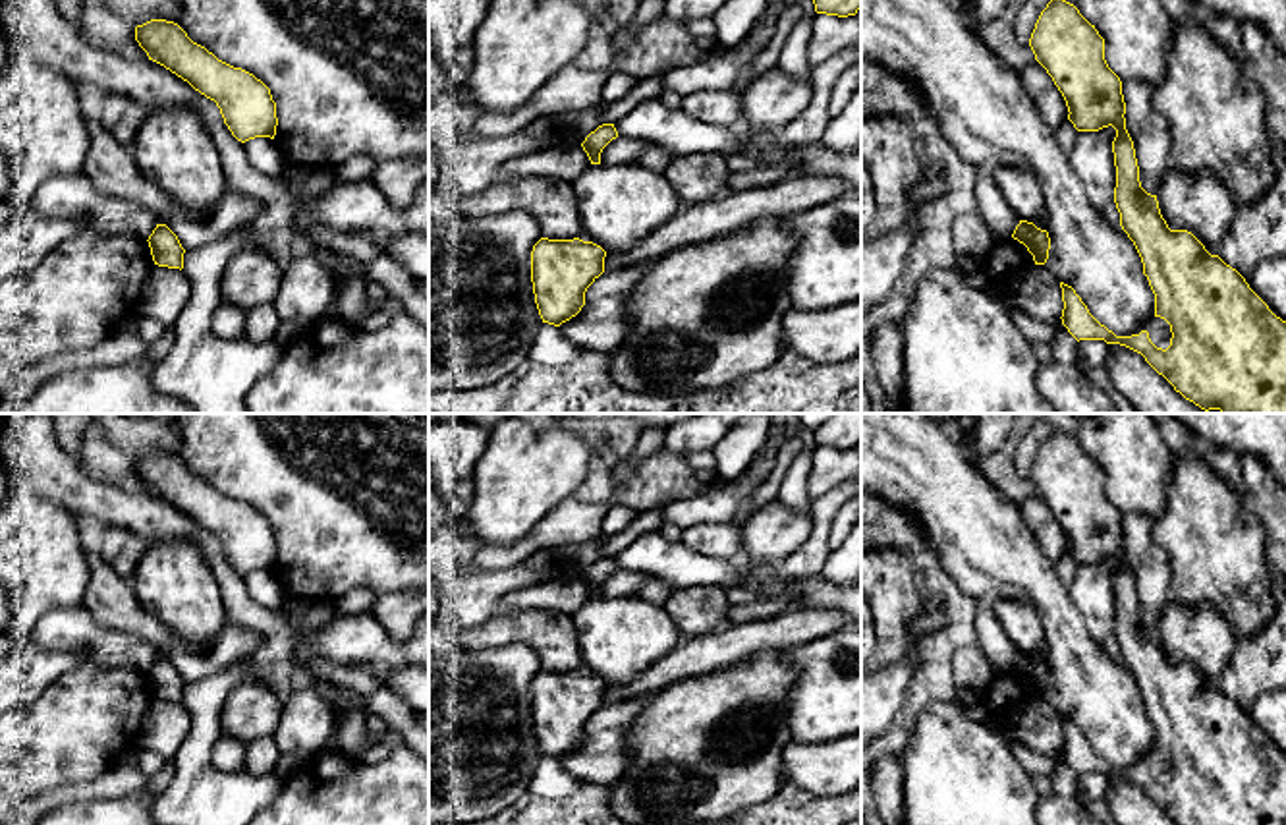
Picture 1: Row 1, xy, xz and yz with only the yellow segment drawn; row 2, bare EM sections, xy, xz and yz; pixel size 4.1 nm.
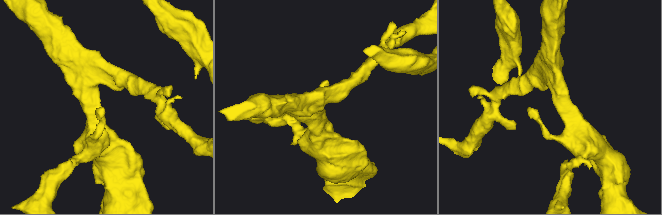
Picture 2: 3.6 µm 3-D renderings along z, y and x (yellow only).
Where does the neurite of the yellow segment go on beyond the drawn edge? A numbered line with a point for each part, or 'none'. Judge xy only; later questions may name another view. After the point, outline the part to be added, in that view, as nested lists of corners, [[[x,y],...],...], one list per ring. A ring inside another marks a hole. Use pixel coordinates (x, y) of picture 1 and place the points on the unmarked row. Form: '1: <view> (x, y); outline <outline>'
none

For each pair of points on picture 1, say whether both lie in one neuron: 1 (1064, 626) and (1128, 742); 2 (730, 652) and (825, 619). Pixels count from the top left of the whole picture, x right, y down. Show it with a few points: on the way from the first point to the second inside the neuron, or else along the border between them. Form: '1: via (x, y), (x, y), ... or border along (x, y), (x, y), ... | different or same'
1: via (1072, 655), (1086, 682), (1105, 702), (1109, 713) | same
2: via (754, 638), (779, 634), (802, 625) | same

